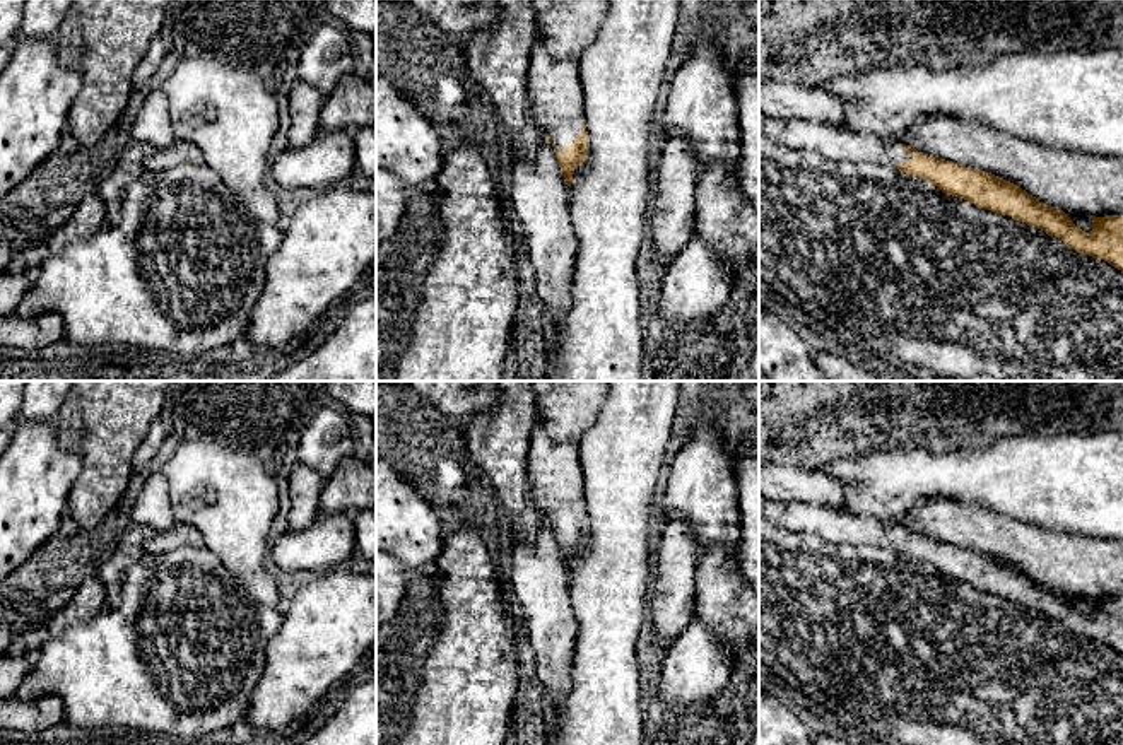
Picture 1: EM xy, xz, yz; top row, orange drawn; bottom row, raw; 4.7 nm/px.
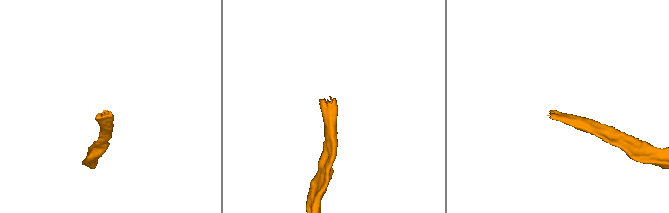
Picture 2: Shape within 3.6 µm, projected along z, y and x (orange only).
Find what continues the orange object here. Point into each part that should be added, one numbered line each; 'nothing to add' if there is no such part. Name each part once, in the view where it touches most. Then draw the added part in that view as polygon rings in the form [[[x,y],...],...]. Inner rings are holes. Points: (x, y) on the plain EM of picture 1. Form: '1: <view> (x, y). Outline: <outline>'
1: xz (556, 479). Outline: [[[535,417],[532,443],[528,453],[530,497],[540,516],[549,516],[550,525],[561,533],[574,525],[574,519],[585,509],[583,470],[579,465],[579,446],[556,443]]]

